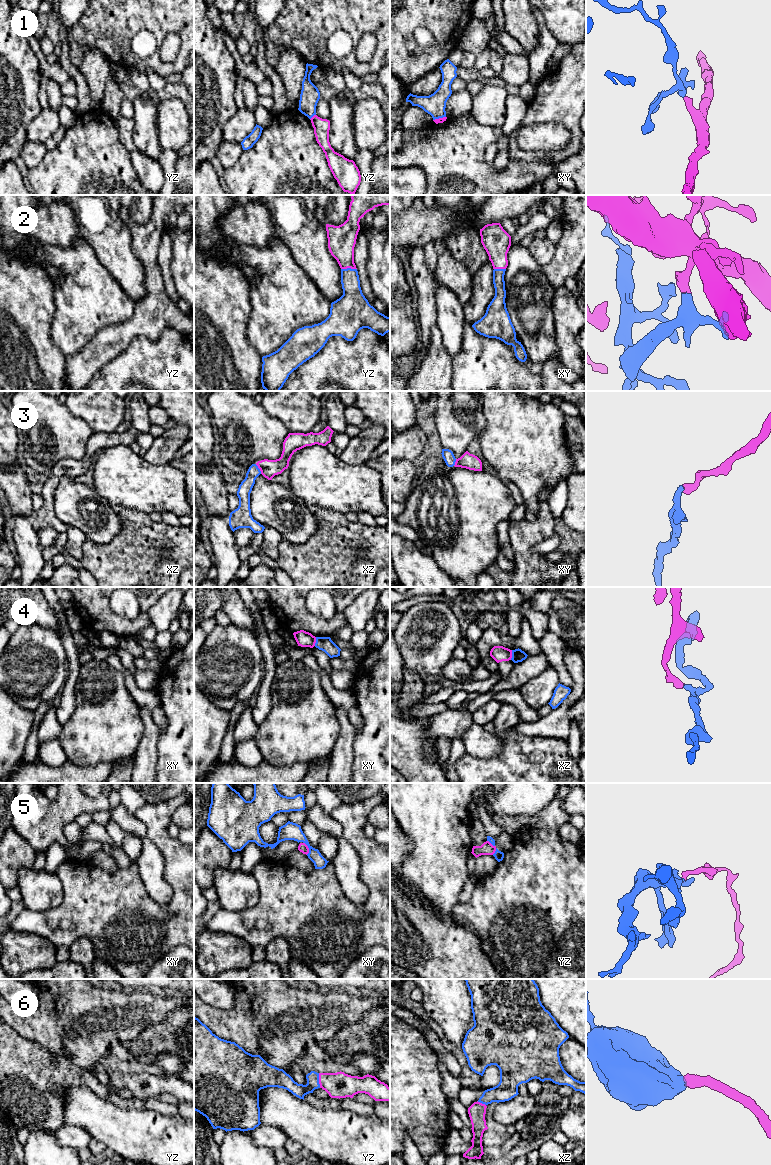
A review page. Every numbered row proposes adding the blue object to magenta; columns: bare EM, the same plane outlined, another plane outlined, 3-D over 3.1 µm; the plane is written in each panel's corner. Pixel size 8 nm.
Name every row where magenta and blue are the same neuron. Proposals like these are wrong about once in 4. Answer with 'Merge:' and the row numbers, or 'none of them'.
Merge: 2, 3, 6

